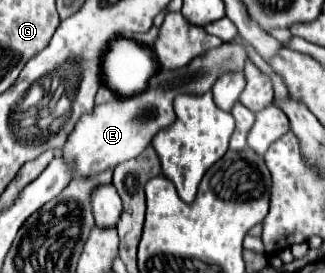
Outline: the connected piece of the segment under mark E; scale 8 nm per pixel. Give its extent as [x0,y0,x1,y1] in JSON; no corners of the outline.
[61,43,249,177]

